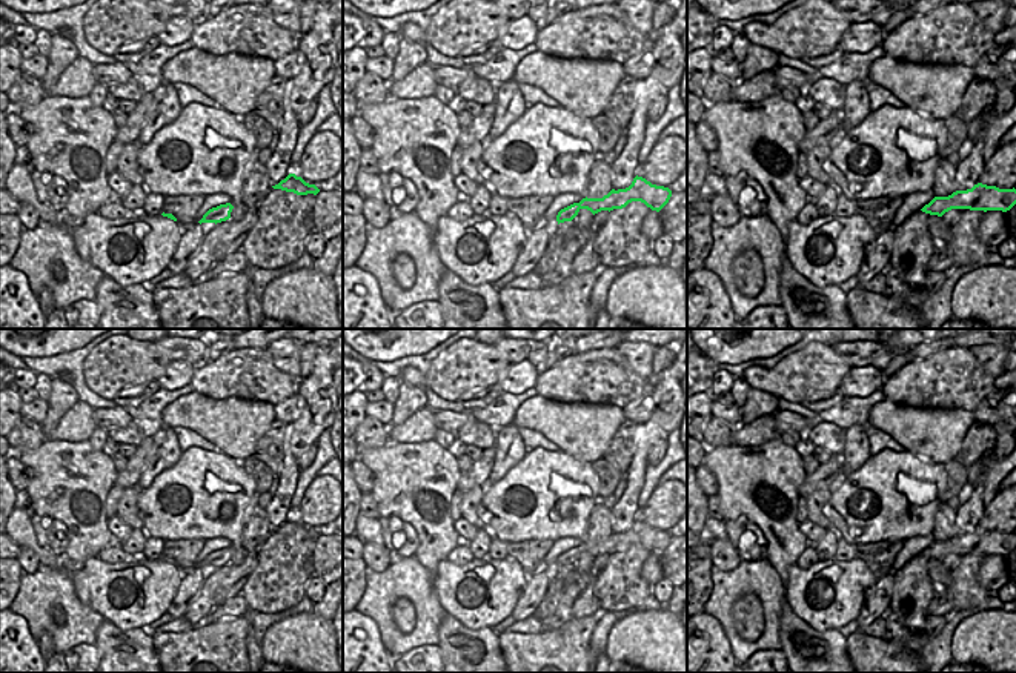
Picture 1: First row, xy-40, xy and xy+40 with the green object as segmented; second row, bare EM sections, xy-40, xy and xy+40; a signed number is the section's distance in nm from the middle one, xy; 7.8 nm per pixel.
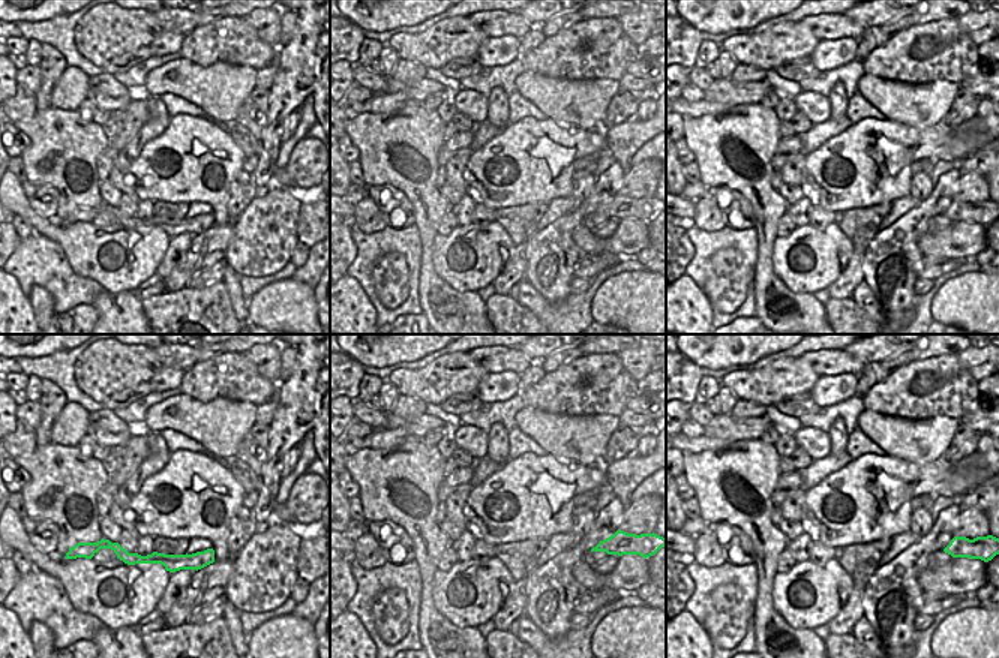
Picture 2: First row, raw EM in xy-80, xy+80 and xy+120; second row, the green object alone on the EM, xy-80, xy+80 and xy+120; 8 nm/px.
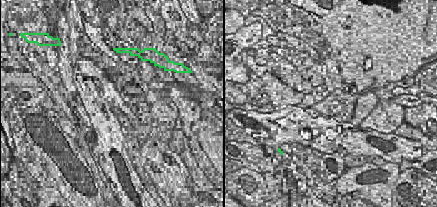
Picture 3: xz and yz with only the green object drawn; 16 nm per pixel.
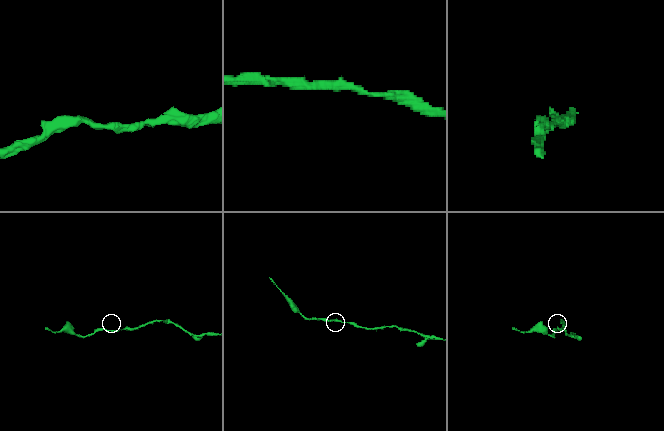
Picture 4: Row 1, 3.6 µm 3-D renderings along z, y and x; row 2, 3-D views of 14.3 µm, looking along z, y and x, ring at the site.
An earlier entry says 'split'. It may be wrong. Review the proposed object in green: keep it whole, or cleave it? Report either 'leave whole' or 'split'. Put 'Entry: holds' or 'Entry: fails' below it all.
leave whole
Entry: fails

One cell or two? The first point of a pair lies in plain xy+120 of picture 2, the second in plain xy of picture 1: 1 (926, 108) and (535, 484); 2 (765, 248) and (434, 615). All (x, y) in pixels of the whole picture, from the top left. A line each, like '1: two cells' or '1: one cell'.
1: two cells
2: two cells

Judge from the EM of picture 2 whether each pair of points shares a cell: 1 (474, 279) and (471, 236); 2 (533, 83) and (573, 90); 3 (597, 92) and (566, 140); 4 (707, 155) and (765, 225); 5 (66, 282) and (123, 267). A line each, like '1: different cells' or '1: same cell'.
1: same cell
2: same cell
3: different cells
4: same cell
5: different cells

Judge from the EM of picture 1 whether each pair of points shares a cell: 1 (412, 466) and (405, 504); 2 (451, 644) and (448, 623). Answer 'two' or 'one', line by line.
1: one
2: one

